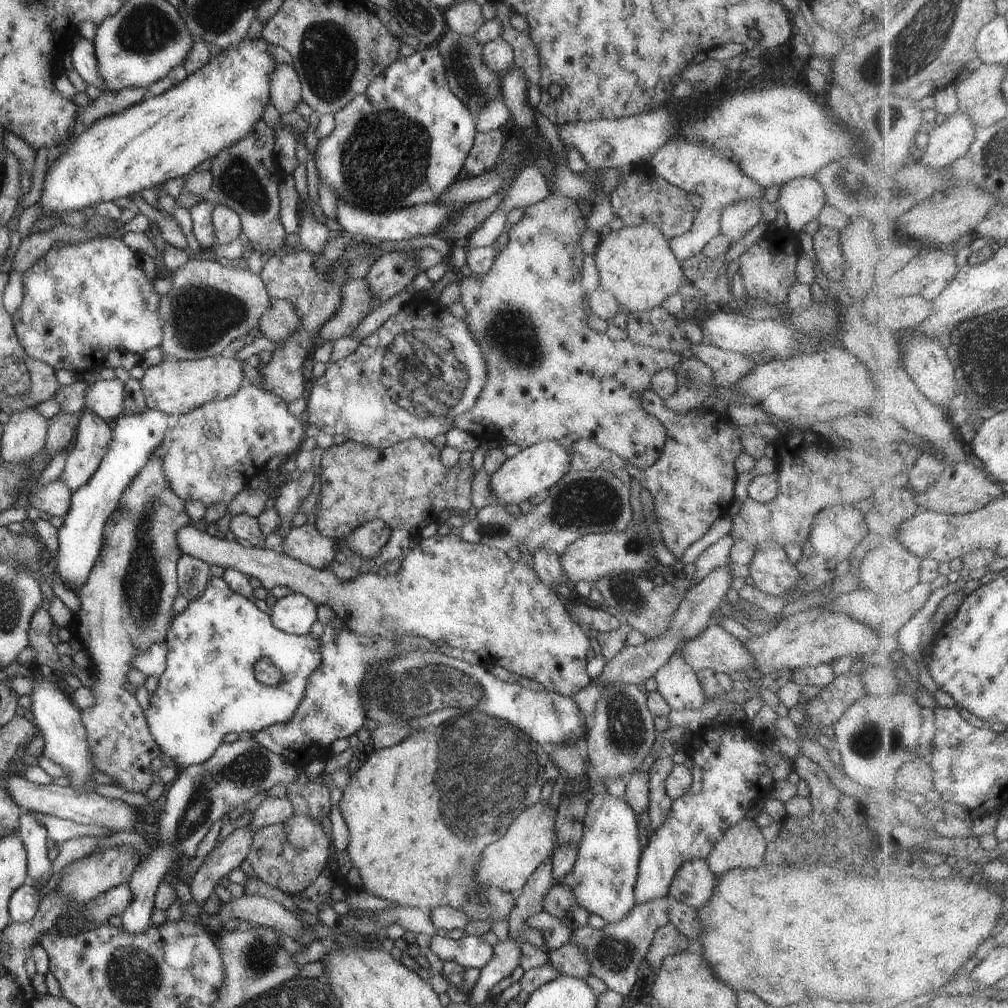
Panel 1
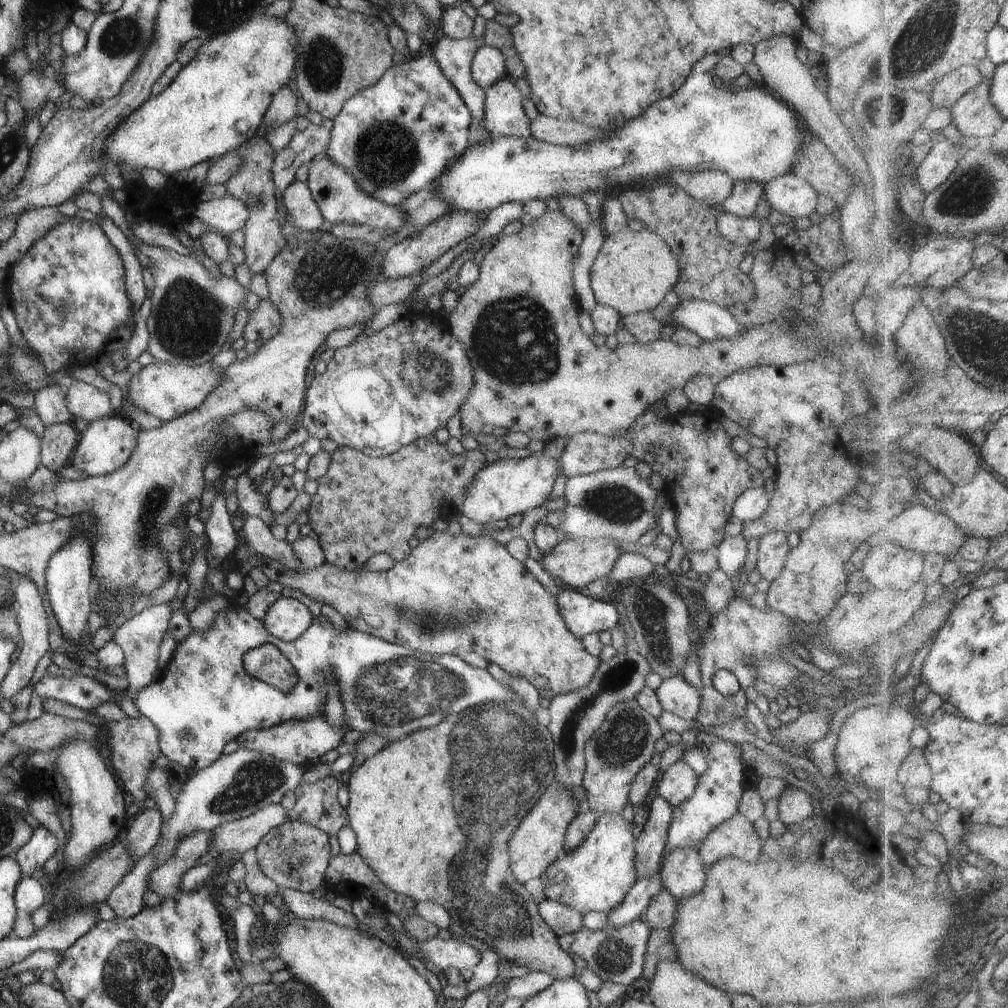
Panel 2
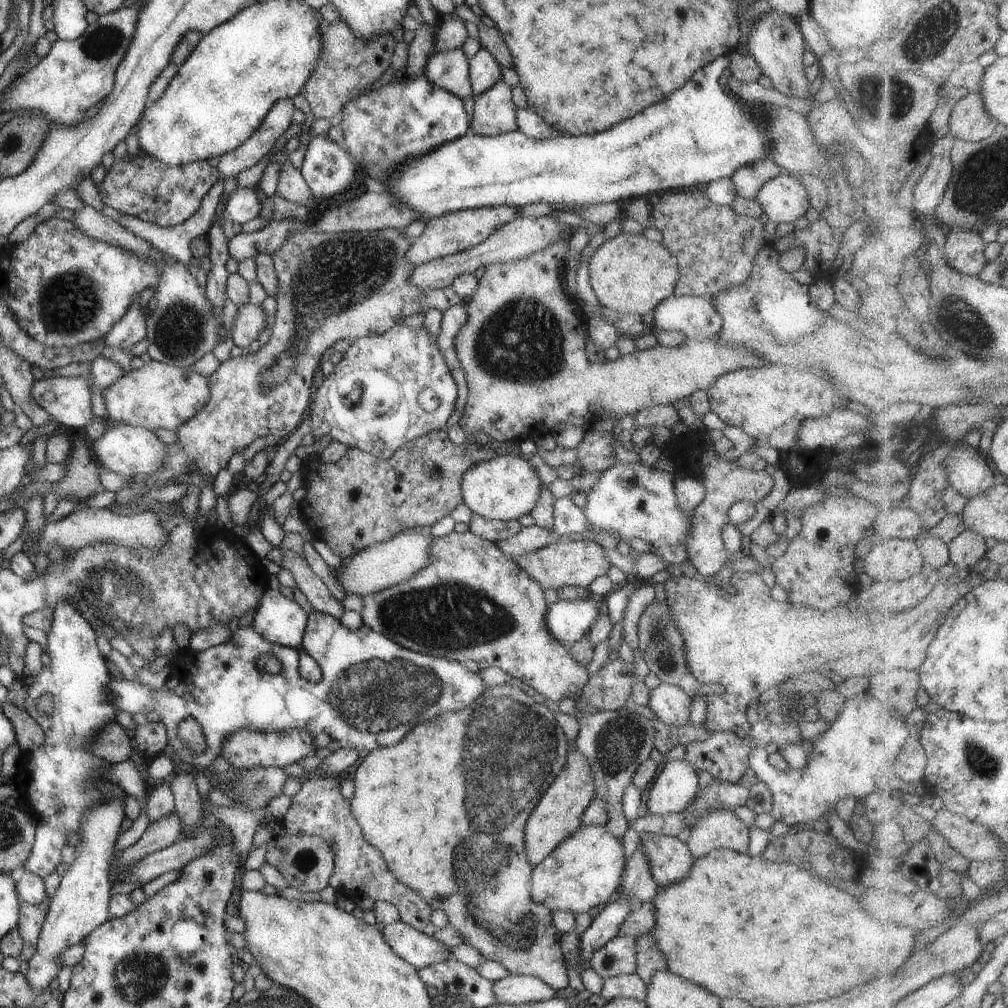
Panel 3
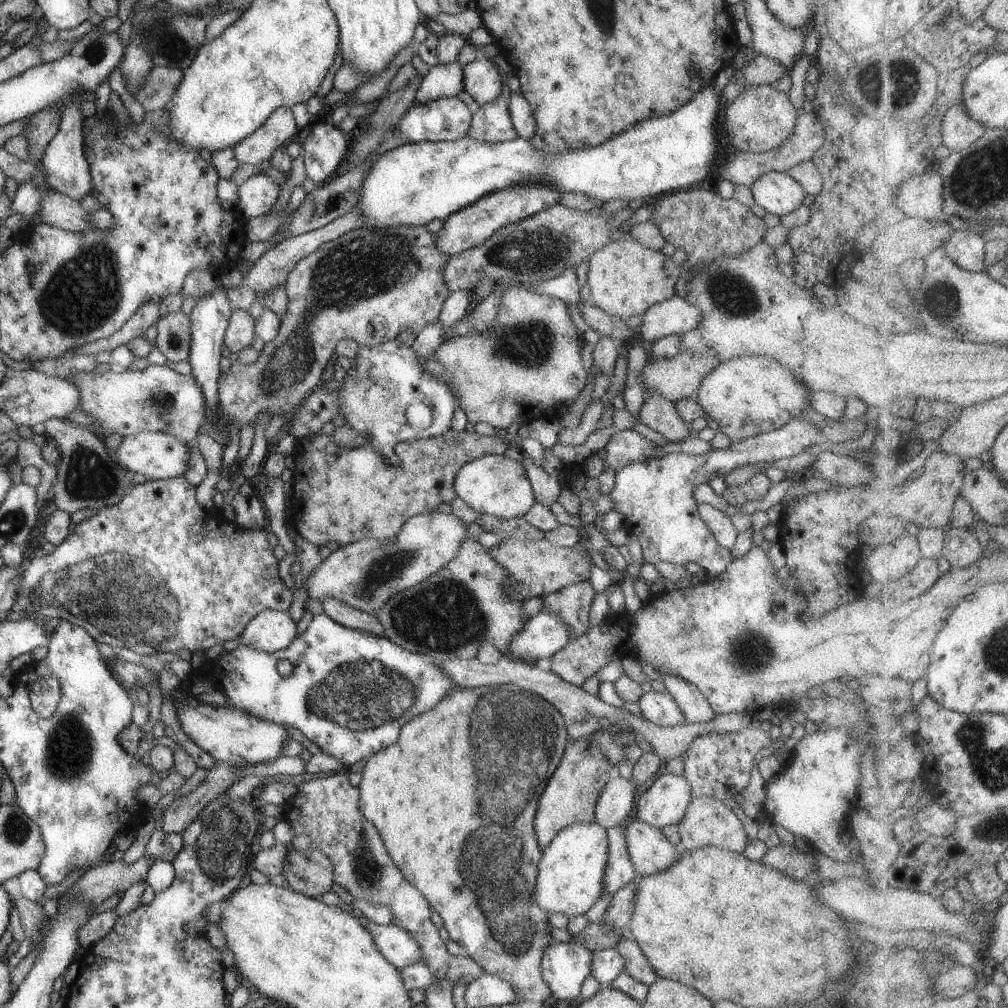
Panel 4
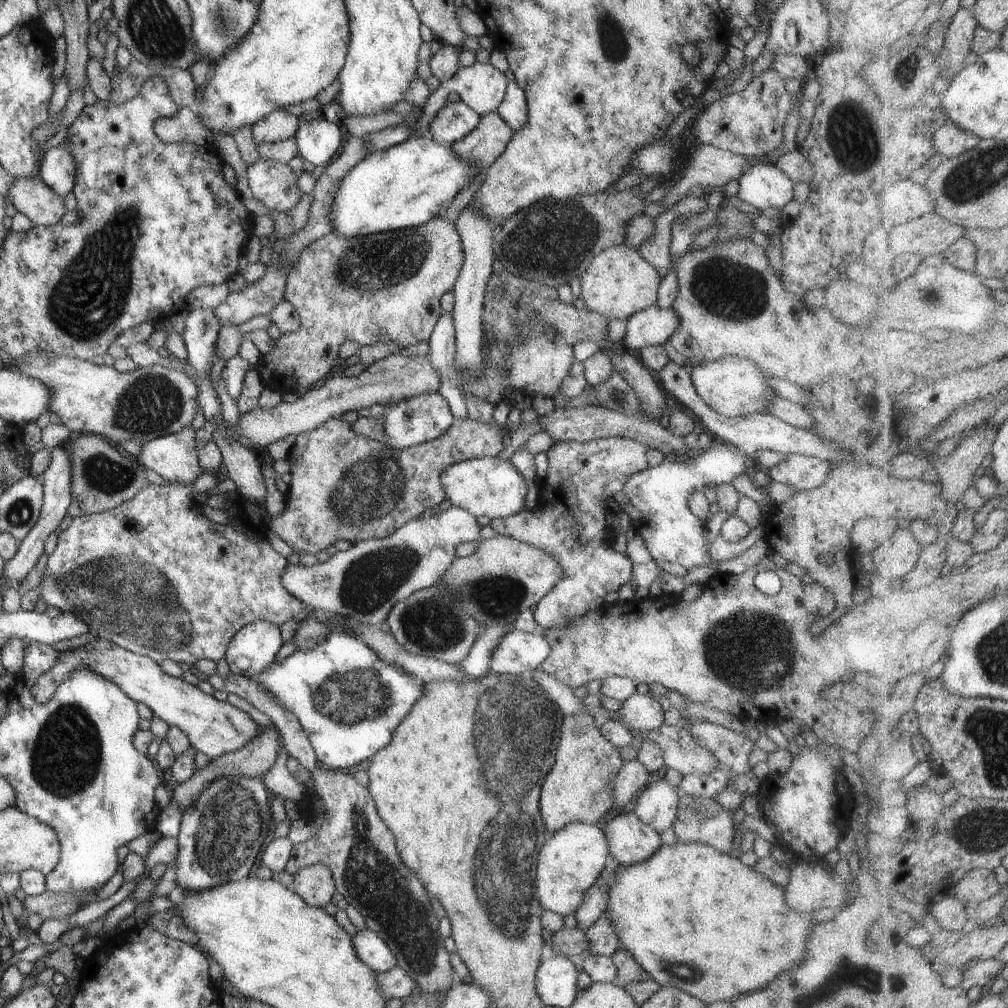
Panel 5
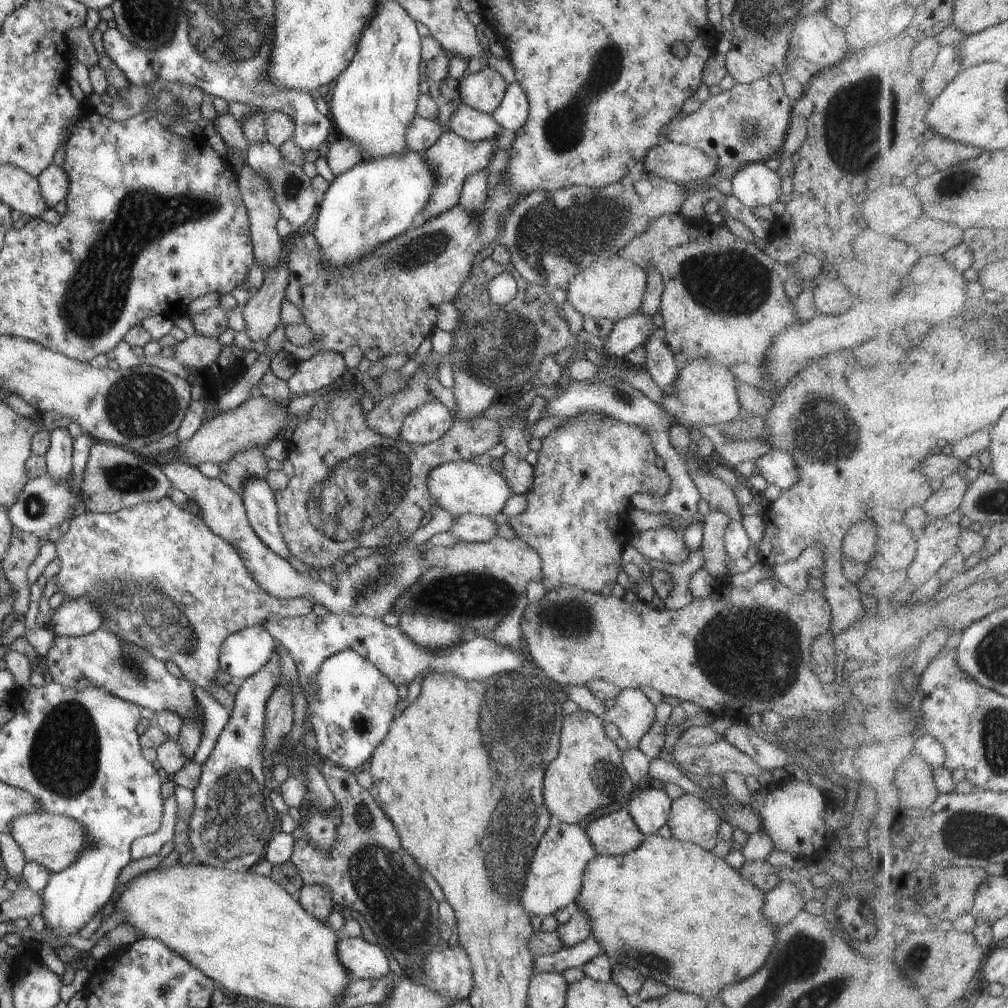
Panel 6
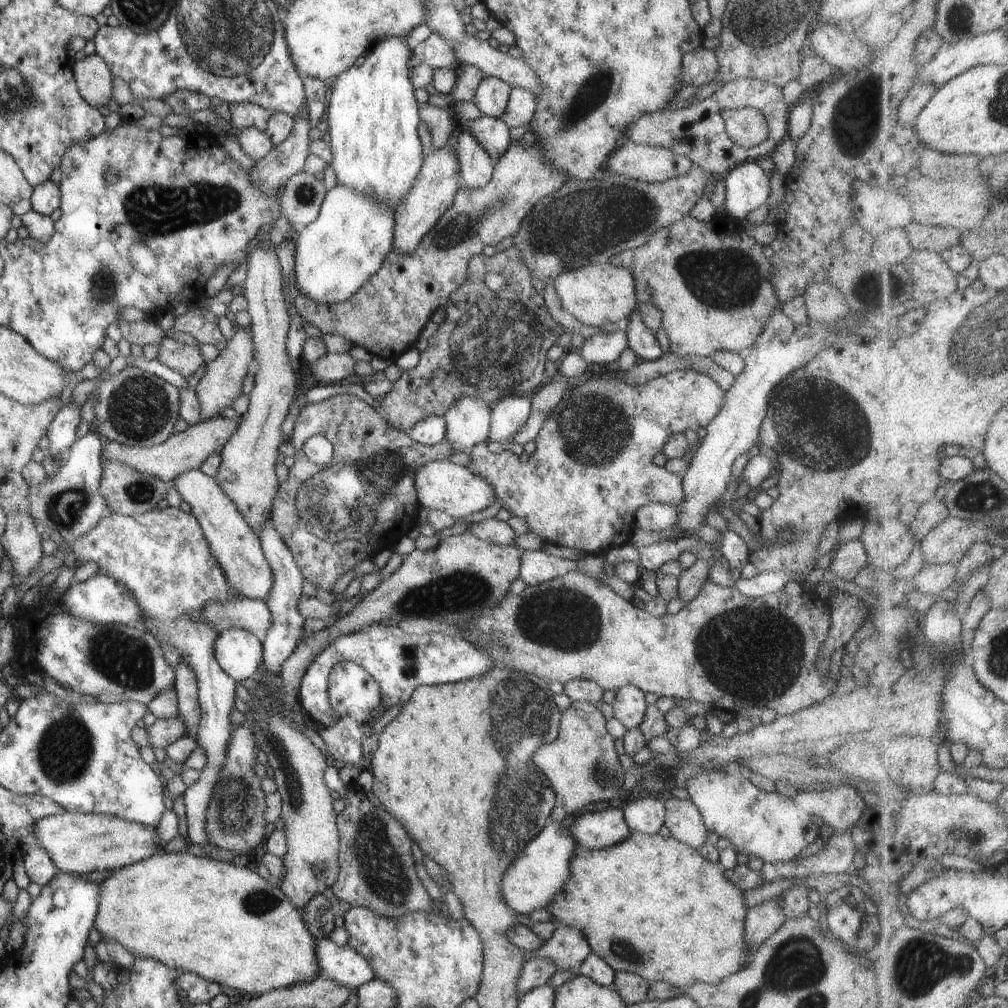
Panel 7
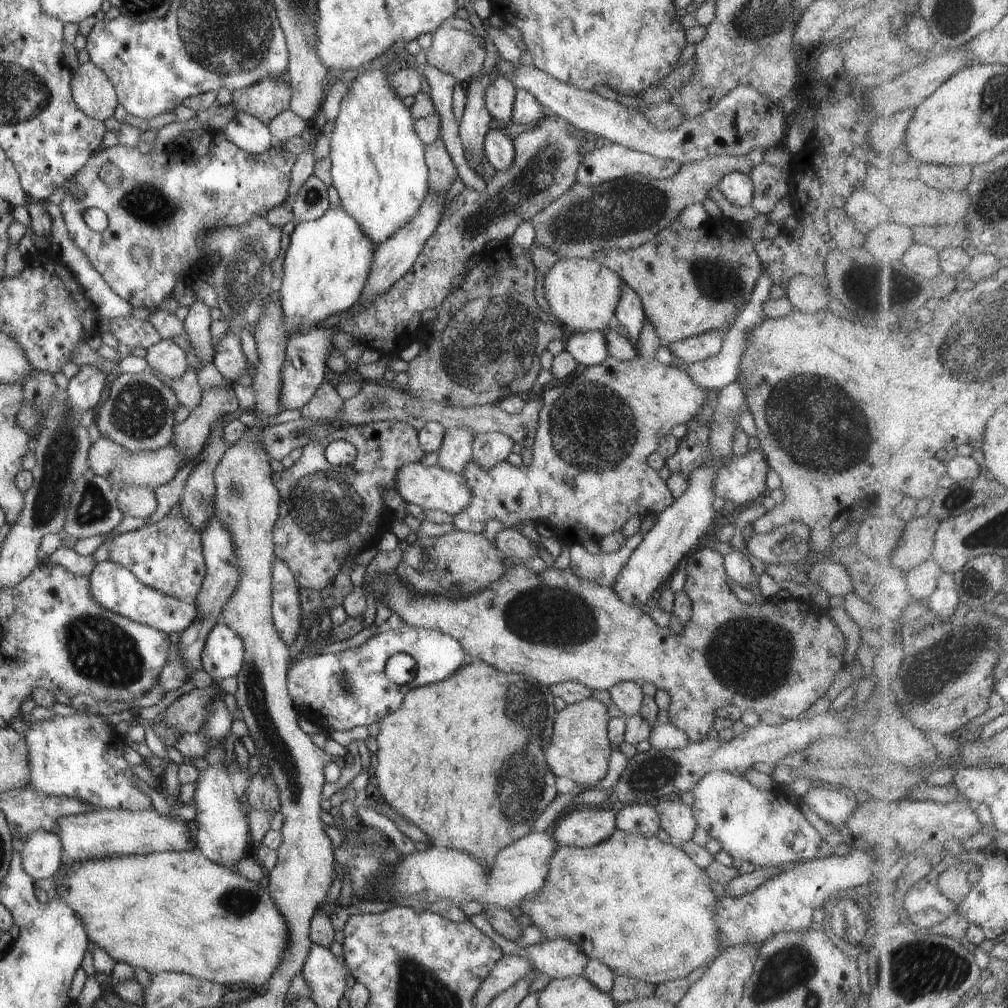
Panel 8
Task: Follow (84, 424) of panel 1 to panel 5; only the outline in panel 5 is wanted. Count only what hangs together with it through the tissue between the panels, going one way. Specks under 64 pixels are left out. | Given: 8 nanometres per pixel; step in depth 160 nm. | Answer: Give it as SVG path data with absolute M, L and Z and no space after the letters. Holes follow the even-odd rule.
M189 424L177 432L144 442L135 460L169 483L193 483L203 471L196 453L195 428Z

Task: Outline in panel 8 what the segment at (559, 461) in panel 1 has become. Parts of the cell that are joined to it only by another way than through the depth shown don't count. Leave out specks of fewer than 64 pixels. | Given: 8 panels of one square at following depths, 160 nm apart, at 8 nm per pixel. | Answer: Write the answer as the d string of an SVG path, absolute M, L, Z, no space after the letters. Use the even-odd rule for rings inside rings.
M409 463L401 466L395 474L395 489L405 503L419 506L422 510L437 509L455 516L471 502L471 490L462 475L435 466Z

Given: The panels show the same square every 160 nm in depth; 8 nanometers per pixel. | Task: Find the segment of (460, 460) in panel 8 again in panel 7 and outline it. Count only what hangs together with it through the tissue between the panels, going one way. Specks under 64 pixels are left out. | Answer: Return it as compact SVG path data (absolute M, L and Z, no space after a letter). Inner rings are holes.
M461 396L443 415L445 438L453 453L466 452L488 438L490 410L487 403L475 396Z

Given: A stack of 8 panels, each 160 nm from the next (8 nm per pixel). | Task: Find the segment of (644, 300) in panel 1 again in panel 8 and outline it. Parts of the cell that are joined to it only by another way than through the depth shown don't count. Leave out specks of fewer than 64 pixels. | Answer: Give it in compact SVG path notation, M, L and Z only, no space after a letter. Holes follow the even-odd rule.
M558 258L545 274L543 294L550 314L561 322L567 333L605 331L621 298L621 286L622 279L615 272L591 258Z

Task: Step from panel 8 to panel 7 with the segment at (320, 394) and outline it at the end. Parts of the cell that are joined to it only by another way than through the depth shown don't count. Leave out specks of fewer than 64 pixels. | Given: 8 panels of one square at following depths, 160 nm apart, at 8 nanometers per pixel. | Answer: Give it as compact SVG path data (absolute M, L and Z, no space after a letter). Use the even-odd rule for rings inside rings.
M337 394L337 396L331 396L326 400L321 400L321 402L315 402L315 404L305 404L303 408L297 414L297 418L294 421L293 432L291 432L290 444L295 449L295 455L293 456L294 462L293 466L289 468L289 474L285 478L284 482L278 484L275 496L273 496L273 501L271 502L270 520L273 522L273 528L279 532L279 537L284 538L284 542L288 547L288 550L293 556L293 561L295 565L299 568L300 574L303 576L303 580L310 582L315 589L331 591L333 588L333 583L339 576L344 574L346 571L353 569L358 562L366 559L370 559L376 553L388 549L393 552L397 542L404 536L411 535L413 529L416 527L415 518L418 514L420 505L417 501L417 494L415 493L415 470L418 470L421 466L428 464L429 462L437 460L446 460L453 454L451 446L447 440L441 440L435 445L421 445L411 441L405 431L403 430L393 430L393 428L387 428L385 420L379 417L379 414L374 411L371 406L365 404L362 400L357 398L357 396L349 394ZM314 435L320 435L327 438L332 445L331 461L323 467L318 466L310 462L303 453L302 446L305 440L308 440Z

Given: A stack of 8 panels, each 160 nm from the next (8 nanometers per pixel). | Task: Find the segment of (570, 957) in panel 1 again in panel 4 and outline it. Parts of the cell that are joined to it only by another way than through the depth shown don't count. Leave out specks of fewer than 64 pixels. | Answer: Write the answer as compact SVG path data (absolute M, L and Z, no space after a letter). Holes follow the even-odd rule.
M455 685L429 710L416 714L404 722L400 726L397 742L383 747L367 758L361 771L362 778L357 786L360 813L377 829L388 857L395 863L403 878L419 890L429 906L437 912L442 920L442 926L448 932L448 938L459 944L465 950L465 954L482 968L483 973L508 982L518 993L519 1002L541 1004L547 997L551 996L549 987L543 982L540 973L543 951L553 942L553 939L550 935L551 926L547 924L548 913L537 906L533 898L541 854L534 833L533 819L539 797L555 767L559 764L566 745L565 725L566 722L561 713L549 701L535 693L521 690L515 685L481 685L472 689Z

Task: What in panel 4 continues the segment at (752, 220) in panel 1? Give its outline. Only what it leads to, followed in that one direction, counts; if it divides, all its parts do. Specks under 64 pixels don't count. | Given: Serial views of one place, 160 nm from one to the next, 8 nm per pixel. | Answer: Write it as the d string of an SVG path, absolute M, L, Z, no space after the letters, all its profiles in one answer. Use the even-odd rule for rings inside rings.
M799 112L796 123L793 125L792 133L783 139L774 149L761 151L760 153L752 153L749 151L733 151L725 158L725 162L721 166L720 175L725 181L729 181L733 186L750 186L753 181L761 177L762 174L771 171L786 172L793 165L806 161L812 157L812 154L822 145L823 129L821 123L816 119L813 112Z

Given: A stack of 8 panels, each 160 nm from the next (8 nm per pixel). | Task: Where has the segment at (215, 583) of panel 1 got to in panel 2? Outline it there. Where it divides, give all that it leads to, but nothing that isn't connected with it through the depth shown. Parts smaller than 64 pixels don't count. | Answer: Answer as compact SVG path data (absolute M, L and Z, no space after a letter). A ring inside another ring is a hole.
M230 602L227 608L219 611L213 622L211 629L206 632L194 632L190 630L190 633L186 638L176 643L172 657L169 659L169 662L166 664L165 668L162 670L161 676L155 678L147 686L140 688L138 691L126 692L127 696L130 696L133 704L136 706L137 710L141 715L147 717L154 725L158 732L158 745L161 751L161 754L175 762L175 764L181 764L185 768L191 768L194 772L209 766L216 758L219 758L219 755L222 754L222 748L227 744L227 742L232 741L236 736L239 736L243 731L248 731L249 729L263 730L276 724L282 723L283 721L288 720L299 720L305 718L311 718L312 715L317 715L318 713L323 712L323 704L325 701L325 693L327 692L327 684L324 679L329 675L333 674L336 684L338 686L338 695L340 696L340 702L343 706L343 723L347 728L354 728L363 734L371 733L376 734L377 736L386 738L389 741L394 741L404 736L407 736L410 732L413 732L417 729L429 728L429 726L438 725L448 714L457 714L463 709L469 708L470 706L475 706L476 704L482 702L507 702L507 701L517 701L519 704L522 704L524 707L523 701L518 697L511 688L504 688L499 684L495 679L491 677L491 674L487 669L478 669L471 667L469 664L465 663L463 659L459 658L456 654L443 653L440 655L432 655L431 653L422 653L407 647L396 645L387 641L384 641L382 638L366 635L361 631L353 631L346 628L344 630L335 630L333 626L321 615L312 617L312 621L309 623L307 630L303 631L301 636L298 636L295 640L285 642L281 639L271 636L266 628L263 626L263 621L257 620L250 616L247 610L243 608L238 608L233 603ZM265 643L271 643L273 646L276 646L285 658L294 666L296 670L296 675L298 676L295 686L291 688L290 692L282 693L280 690L277 690L274 686L264 683L263 681L257 680L252 676L249 676L244 671L242 667L242 654L249 649L261 646Z

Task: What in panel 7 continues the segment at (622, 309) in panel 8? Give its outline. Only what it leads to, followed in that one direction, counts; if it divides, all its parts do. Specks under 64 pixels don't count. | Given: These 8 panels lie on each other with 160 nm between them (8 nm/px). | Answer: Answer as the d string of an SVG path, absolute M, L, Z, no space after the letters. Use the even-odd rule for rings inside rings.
M633 311L627 320L625 336L627 336L628 348L633 350L638 360L651 361L659 359L663 352L659 347L655 334L643 325L637 311Z

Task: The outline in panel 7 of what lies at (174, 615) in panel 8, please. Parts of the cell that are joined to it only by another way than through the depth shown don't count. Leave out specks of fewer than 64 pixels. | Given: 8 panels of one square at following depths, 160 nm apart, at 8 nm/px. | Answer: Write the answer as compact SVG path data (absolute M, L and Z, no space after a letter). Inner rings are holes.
M95 574L85 582L72 584L61 596L59 606L65 614L91 624L120 623L138 629L141 616L144 616L139 606L135 606L135 600L131 598L131 594L127 594L127 590L120 582L115 582L113 578L107 578L101 574ZM244 597L233 602L207 602L199 618L203 618L209 626L215 626L215 630L241 628L260 637L271 626L271 612L265 602Z

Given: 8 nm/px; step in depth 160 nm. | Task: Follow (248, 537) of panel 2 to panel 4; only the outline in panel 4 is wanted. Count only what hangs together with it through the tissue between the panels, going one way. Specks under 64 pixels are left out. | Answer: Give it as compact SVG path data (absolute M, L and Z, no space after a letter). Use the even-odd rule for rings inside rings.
M327 597L321 600L321 606L323 612L333 622L341 626L357 629L358 631L365 631L378 637L385 637L382 633L382 626L375 615L361 612L360 610L347 606L341 601L328 599Z

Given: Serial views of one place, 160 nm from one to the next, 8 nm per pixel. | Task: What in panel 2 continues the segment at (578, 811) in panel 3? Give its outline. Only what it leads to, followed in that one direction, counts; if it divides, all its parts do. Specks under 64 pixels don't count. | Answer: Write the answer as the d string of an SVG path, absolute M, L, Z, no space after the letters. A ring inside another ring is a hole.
M560 782L550 783L533 808L515 827L507 841L508 868L512 877L522 884L543 871L563 852L564 832L571 819L577 814L572 794Z

